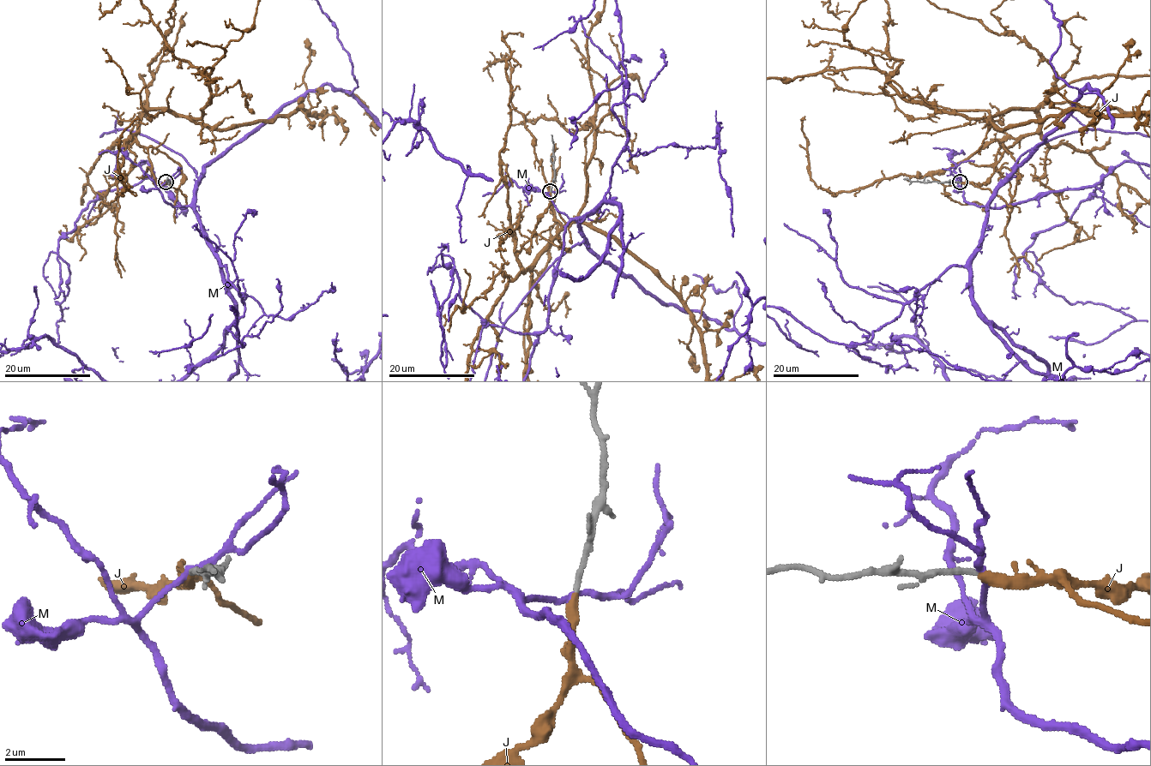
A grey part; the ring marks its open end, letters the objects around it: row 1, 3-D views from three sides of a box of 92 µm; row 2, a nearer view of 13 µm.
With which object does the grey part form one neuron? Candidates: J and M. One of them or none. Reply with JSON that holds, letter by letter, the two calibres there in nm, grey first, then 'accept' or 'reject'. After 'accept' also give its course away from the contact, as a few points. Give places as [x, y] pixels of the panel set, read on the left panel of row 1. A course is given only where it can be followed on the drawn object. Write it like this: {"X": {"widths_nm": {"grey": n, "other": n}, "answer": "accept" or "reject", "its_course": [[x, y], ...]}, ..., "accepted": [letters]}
{"J": {"widths_nm": {"grey": 180, "other": 340}, "answer": "accept"}, "M": {"widths_nm": {"grey": 180, "other": 190}, "answer": "reject"}, "accepted": ["J"]}

